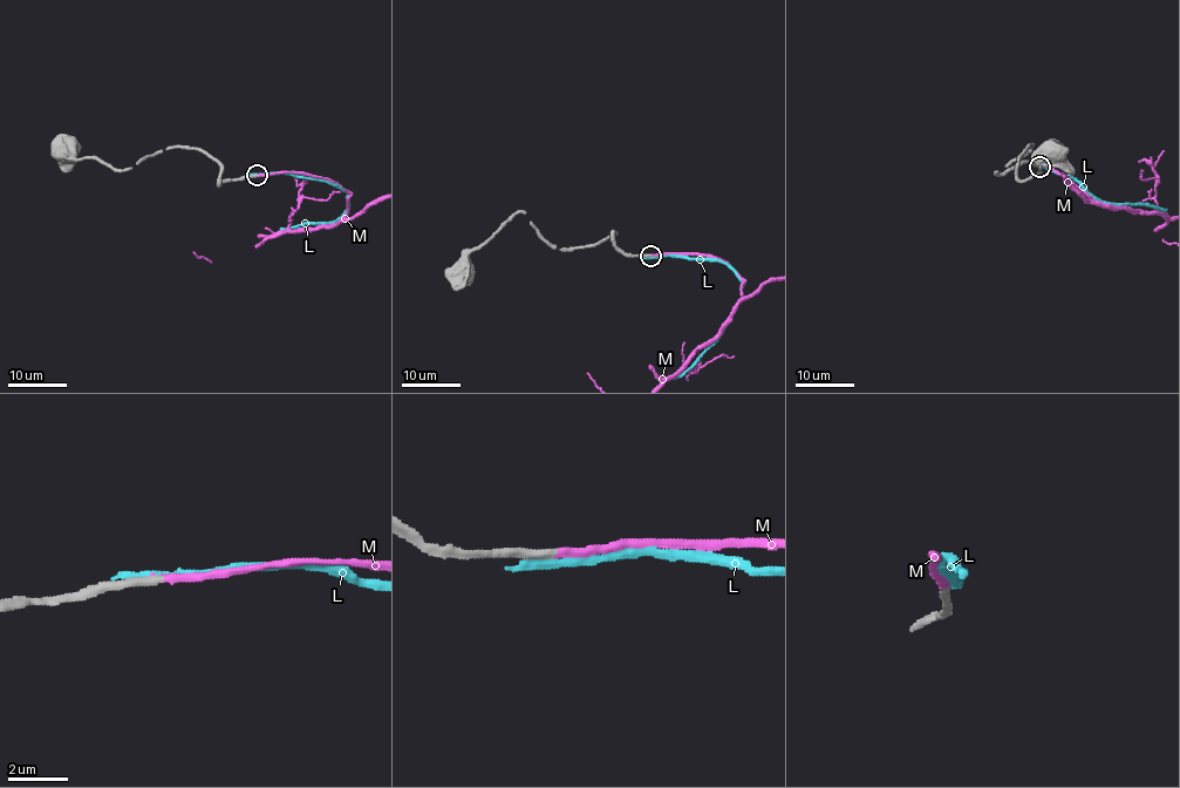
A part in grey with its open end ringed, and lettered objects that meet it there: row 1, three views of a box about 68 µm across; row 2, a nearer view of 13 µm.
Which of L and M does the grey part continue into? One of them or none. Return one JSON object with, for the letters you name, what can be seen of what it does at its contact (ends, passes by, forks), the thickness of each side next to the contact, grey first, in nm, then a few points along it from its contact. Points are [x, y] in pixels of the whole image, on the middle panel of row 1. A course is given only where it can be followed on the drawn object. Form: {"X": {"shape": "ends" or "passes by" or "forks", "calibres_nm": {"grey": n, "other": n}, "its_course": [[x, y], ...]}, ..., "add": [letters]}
{"M": {"shape": "ends", "calibres_nm": {"grey": 320, "other": 260}}, "add": ["M"]}

